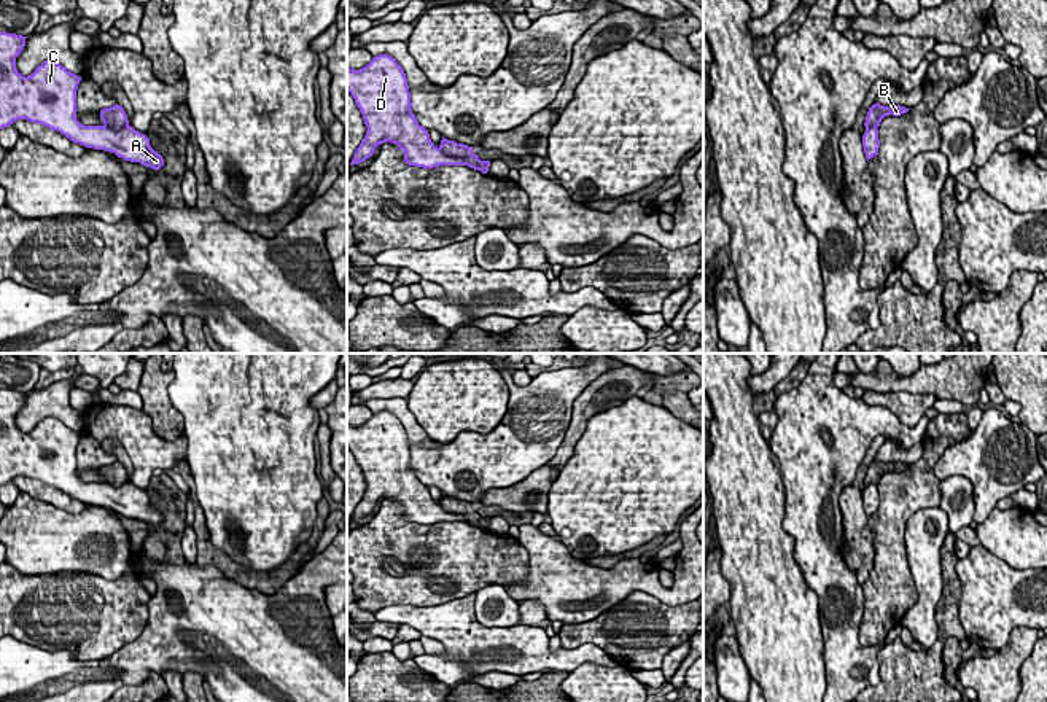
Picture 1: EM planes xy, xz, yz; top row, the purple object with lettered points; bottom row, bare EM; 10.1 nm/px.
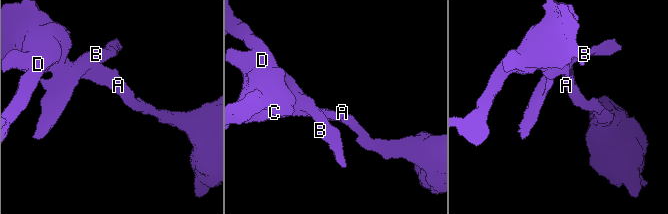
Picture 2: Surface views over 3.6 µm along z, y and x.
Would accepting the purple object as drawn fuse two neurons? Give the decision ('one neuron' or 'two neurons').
two neurons

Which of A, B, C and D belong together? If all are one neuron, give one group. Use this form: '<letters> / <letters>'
A C D / B

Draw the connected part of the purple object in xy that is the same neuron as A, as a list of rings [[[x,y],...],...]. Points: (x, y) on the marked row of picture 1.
[[[0,32],[0,129],[11,126],[18,119],[27,119],[57,131],[86,148],[110,151],[124,161],[140,162],[154,170],[164,166],[162,156],[151,148],[150,138],[132,126],[127,124],[121,131],[113,131],[107,126],[84,126],[76,119],[76,89],[81,76],[54,60],[45,60],[32,75],[22,76],[16,68],[16,57],[24,49],[25,38]]]

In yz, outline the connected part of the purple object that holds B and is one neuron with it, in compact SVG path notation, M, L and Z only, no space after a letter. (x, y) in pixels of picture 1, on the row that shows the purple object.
M874 103L869 111L867 111L867 116L866 116L866 131L869 127L878 127L882 119L885 116L901 116L904 113L907 113L910 108L905 108L905 107L901 107L901 105L889 105L889 107L885 107L885 105L880 105L880 103Z

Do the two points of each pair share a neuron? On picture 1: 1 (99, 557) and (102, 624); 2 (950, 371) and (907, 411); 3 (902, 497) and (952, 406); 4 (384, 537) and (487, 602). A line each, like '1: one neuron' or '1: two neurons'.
1: two neurons
2: two neurons
3: two neurons
4: two neurons

